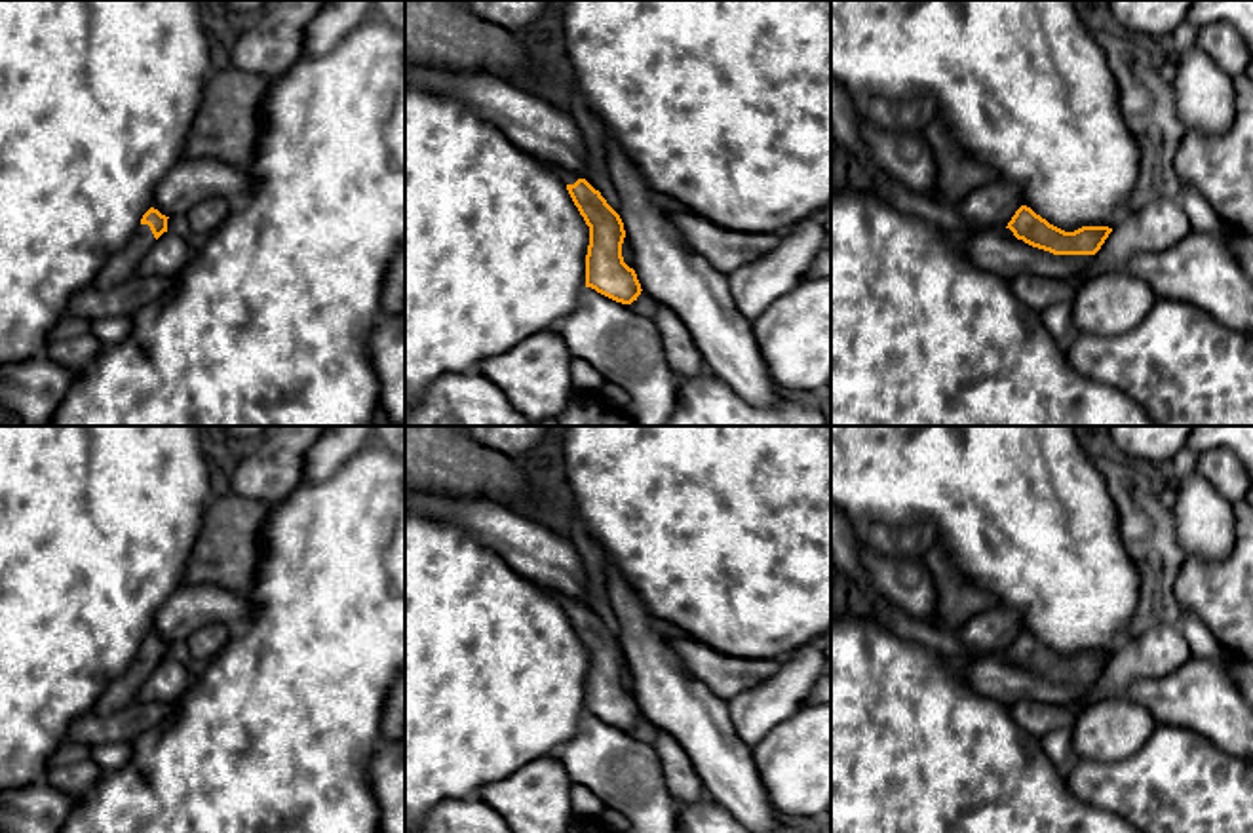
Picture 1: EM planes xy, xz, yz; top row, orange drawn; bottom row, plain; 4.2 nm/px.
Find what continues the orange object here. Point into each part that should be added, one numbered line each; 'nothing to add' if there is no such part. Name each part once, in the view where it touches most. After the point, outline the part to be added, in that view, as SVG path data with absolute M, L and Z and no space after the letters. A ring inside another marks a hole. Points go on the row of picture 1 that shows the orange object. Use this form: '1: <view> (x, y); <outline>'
1: xy (120, 267); M139 224L127 245L116 251L99 270L93 287L95 289L110 289L118 283L127 281L135 276L135 270L141 259L148 253L152 243L156 242L148 224Z

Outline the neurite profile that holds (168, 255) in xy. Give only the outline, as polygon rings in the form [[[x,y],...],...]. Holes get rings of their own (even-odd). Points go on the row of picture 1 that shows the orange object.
[[[164,232],[141,259],[135,274],[143,278],[175,276],[192,255],[192,242]]]

